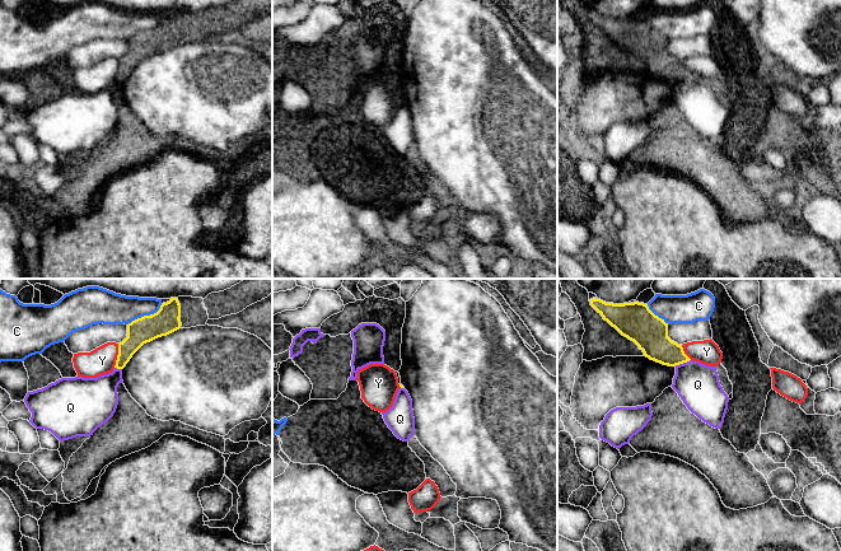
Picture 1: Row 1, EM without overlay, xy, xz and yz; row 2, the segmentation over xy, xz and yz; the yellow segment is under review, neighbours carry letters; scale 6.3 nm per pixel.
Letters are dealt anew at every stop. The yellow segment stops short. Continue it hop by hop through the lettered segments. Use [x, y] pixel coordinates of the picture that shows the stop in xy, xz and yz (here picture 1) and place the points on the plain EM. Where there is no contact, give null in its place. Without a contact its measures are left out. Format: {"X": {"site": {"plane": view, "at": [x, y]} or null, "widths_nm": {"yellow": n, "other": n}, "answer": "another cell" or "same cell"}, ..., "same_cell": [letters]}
{"C": {"site": {"plane": "yz", "at": [657, 31]}, "widths_nm": {"yellow": 240, "other": 180}, "answer": "another cell"}, "Q": {"site": {"plane": "yz", "at": [682, 78]}, "widths_nm": {"yellow": 200, "other": 280}, "answer": "another cell"}, "Y": {"site": {"plane": "xy", "at": [117, 70]}, "widths_nm": {"yellow": 160, "other": 170}, "answer": "another cell"}, "same_cell": []}

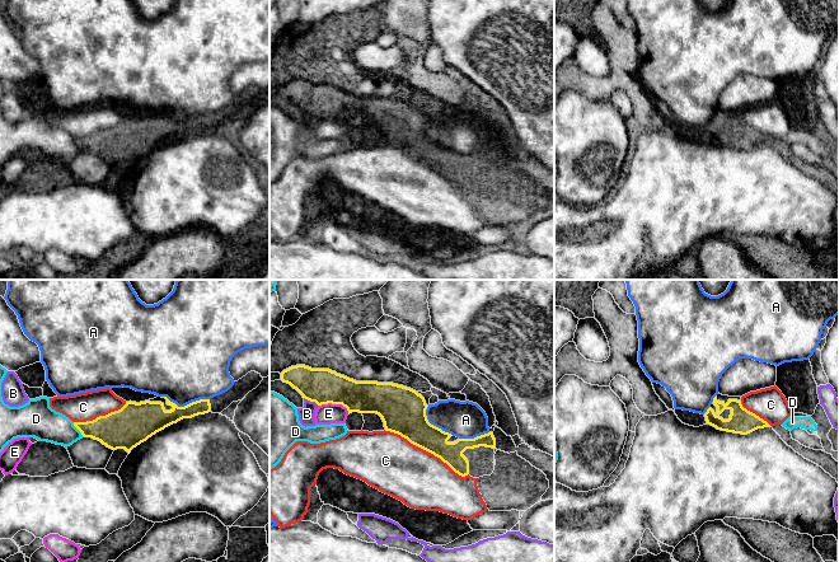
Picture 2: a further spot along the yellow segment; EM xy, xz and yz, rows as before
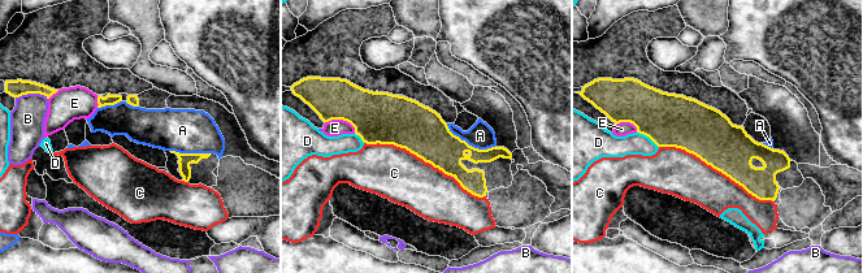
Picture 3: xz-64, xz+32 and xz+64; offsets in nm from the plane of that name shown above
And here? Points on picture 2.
{"A": {"site": {"plane": "xy", "at": [186, 121]}, "widths_nm": {"yellow": 200, "other": 460}, "answer": "another cell"}, "B": {"site": {"plane": "xz", "at": [312, 116]}, "widths_nm": {"yellow": 220, "other": 100}, "answer": "another cell"}, "C": {"site": {"plane": "xz", "at": [426, 165]}, "widths_nm": {"yellow": 240, "other": 360}, "answer": "another cell"}, "D": {"site": {"plane": "xy", "at": [78, 144]}, "widths_nm": {"yellow": 240, "other": 220}, "answer": "another cell"}, "E": {"site": {"plane": "xz", "at": [336, 118]}, "widths_nm": {"yellow": 220, "other": 130}, "answer": "another cell"}, "same_cell": []}

